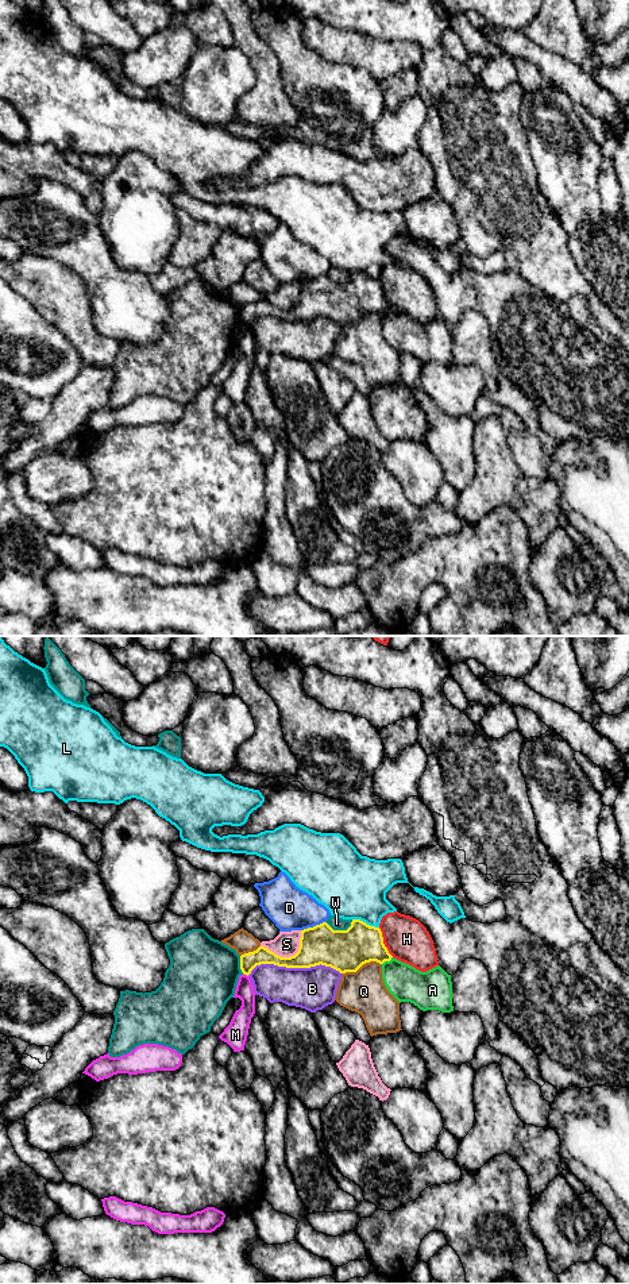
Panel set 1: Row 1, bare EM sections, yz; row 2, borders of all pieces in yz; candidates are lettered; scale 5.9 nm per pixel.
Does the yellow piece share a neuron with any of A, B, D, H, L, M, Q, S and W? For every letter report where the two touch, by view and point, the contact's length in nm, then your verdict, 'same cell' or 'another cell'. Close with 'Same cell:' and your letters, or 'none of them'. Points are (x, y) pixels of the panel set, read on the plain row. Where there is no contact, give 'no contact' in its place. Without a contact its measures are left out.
A: contact yz (386, 312); length 90 nm; another cell
B: contact yz (293, 319); length 550 nm; another cell
D: contact yz (313, 278); length 160 nm; another cell
H: contact yz (382, 295); length 200 nm; another cell
L: contact yz (365, 274); length 170 nm; another cell
M: contact yz (246, 326); length 40 nm; another cell
Q: contact yz (361, 317); length 240 nm; another cell
S: contact yz (290, 308); length 260 nm; another cell
W: contact yz (340, 282); length 170 nm; another cell
Same cell: none of them

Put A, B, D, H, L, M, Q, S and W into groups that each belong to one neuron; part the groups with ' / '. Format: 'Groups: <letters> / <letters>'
Groups: A / B / D / H / L / M / Q / S / W

